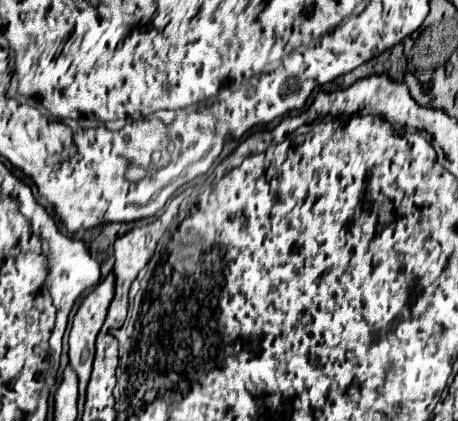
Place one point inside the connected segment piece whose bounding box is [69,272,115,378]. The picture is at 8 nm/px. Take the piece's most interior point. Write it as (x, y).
(91, 313)

